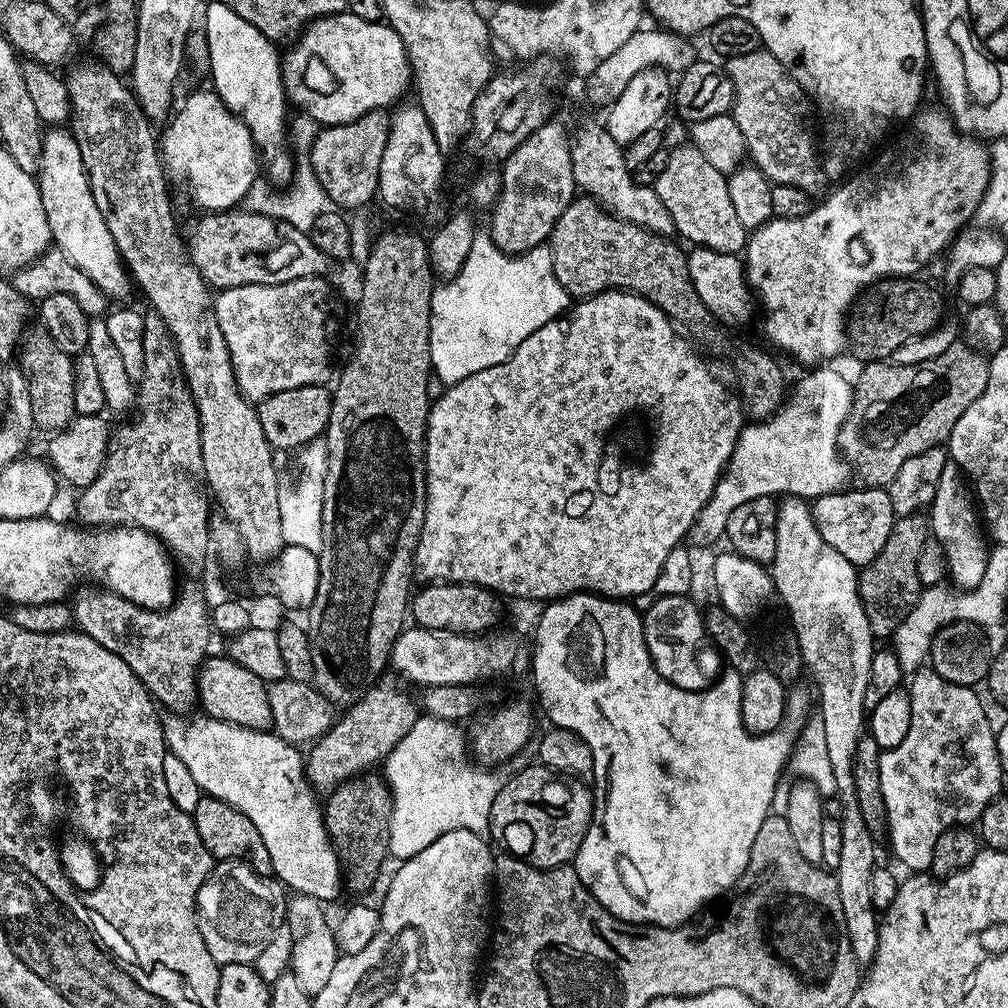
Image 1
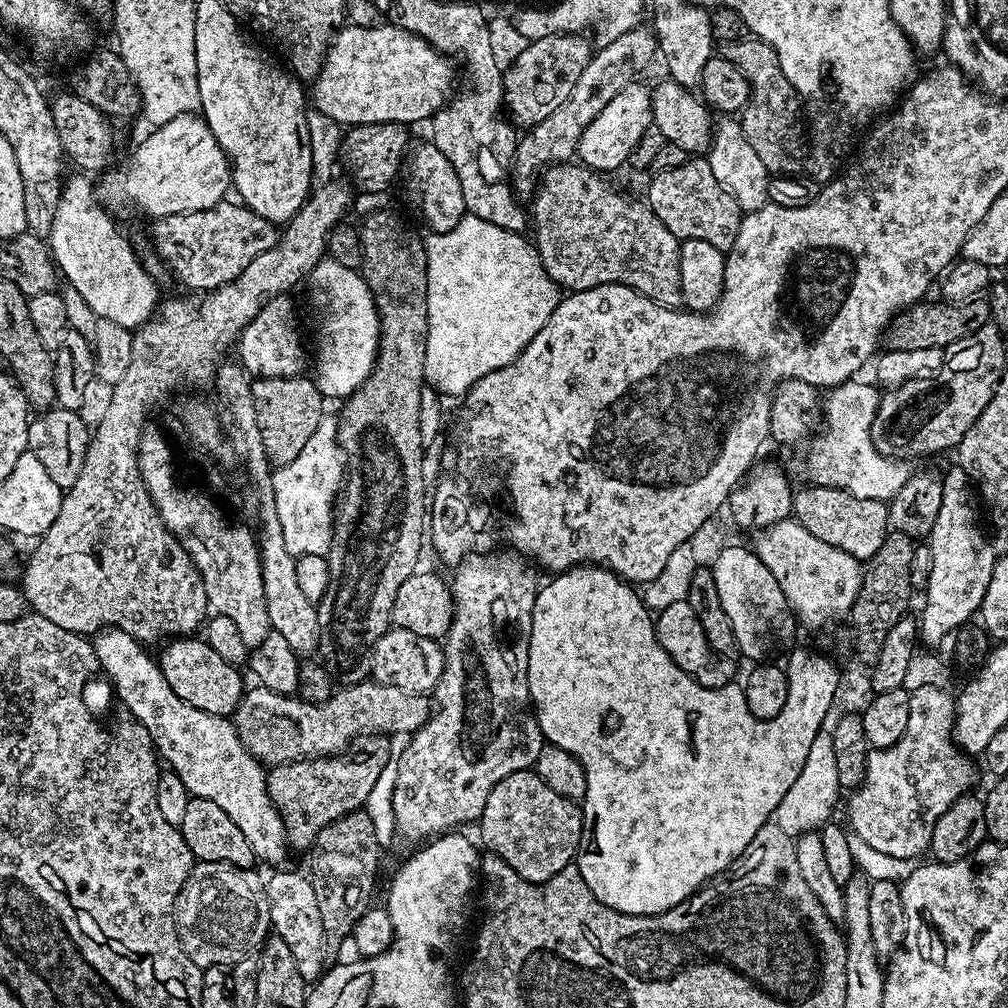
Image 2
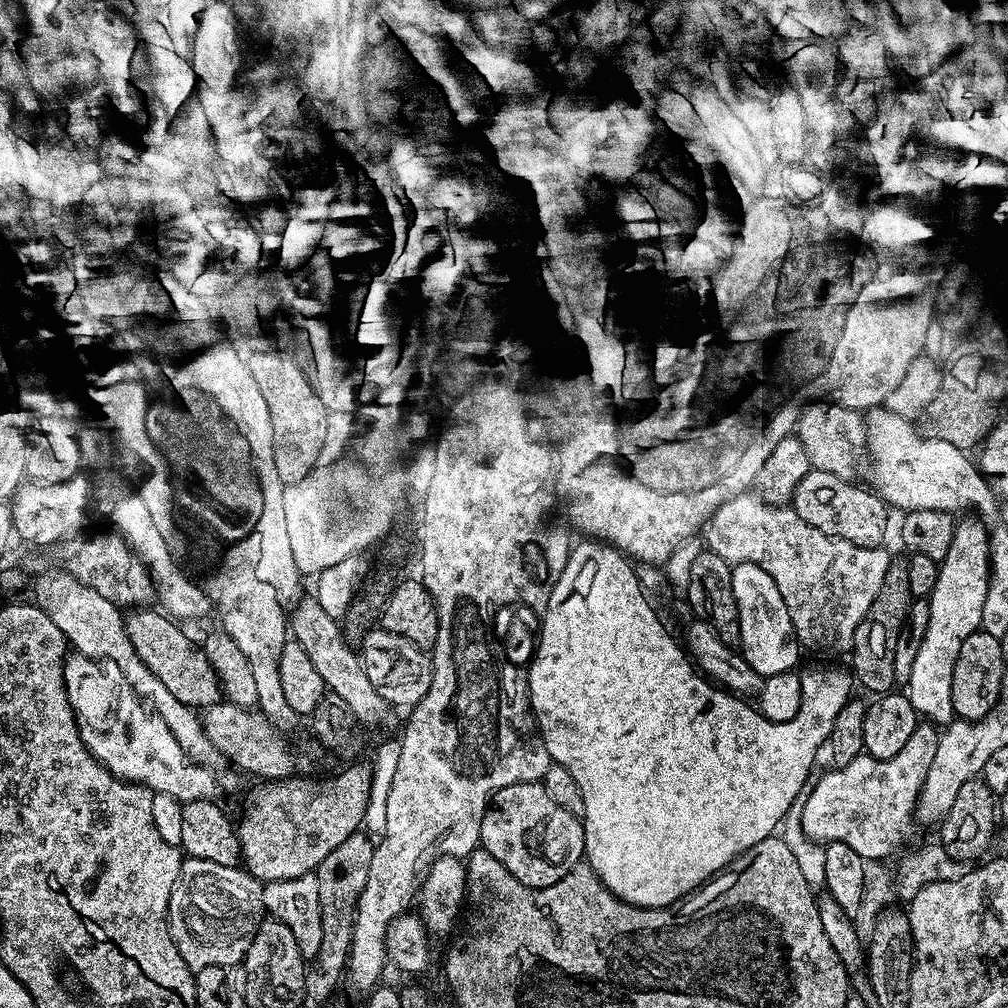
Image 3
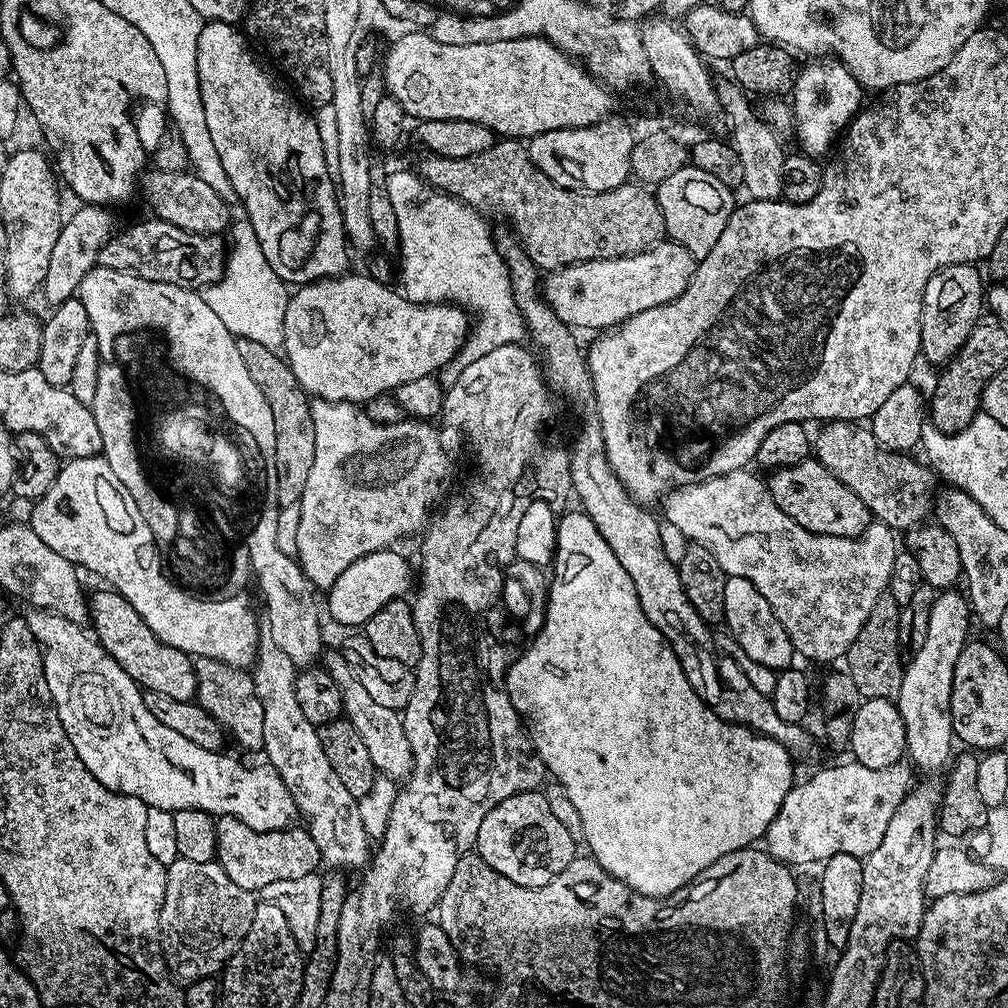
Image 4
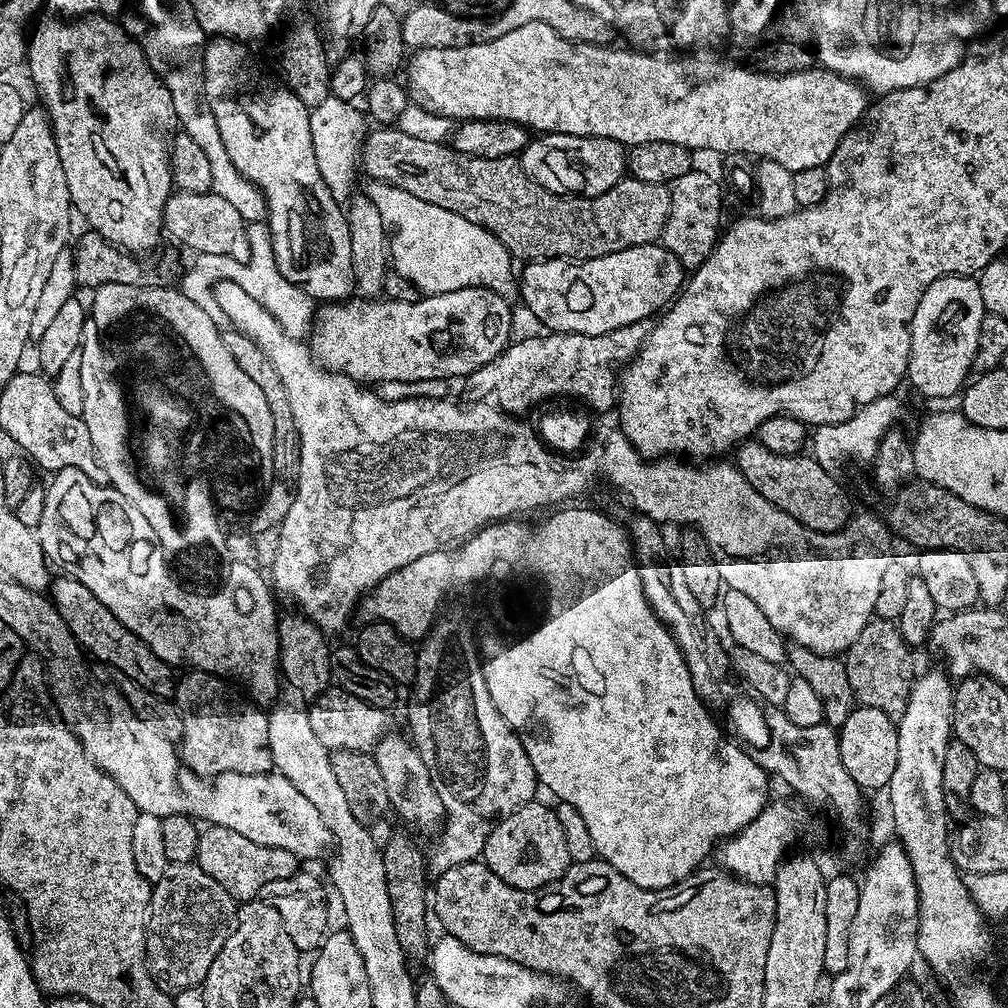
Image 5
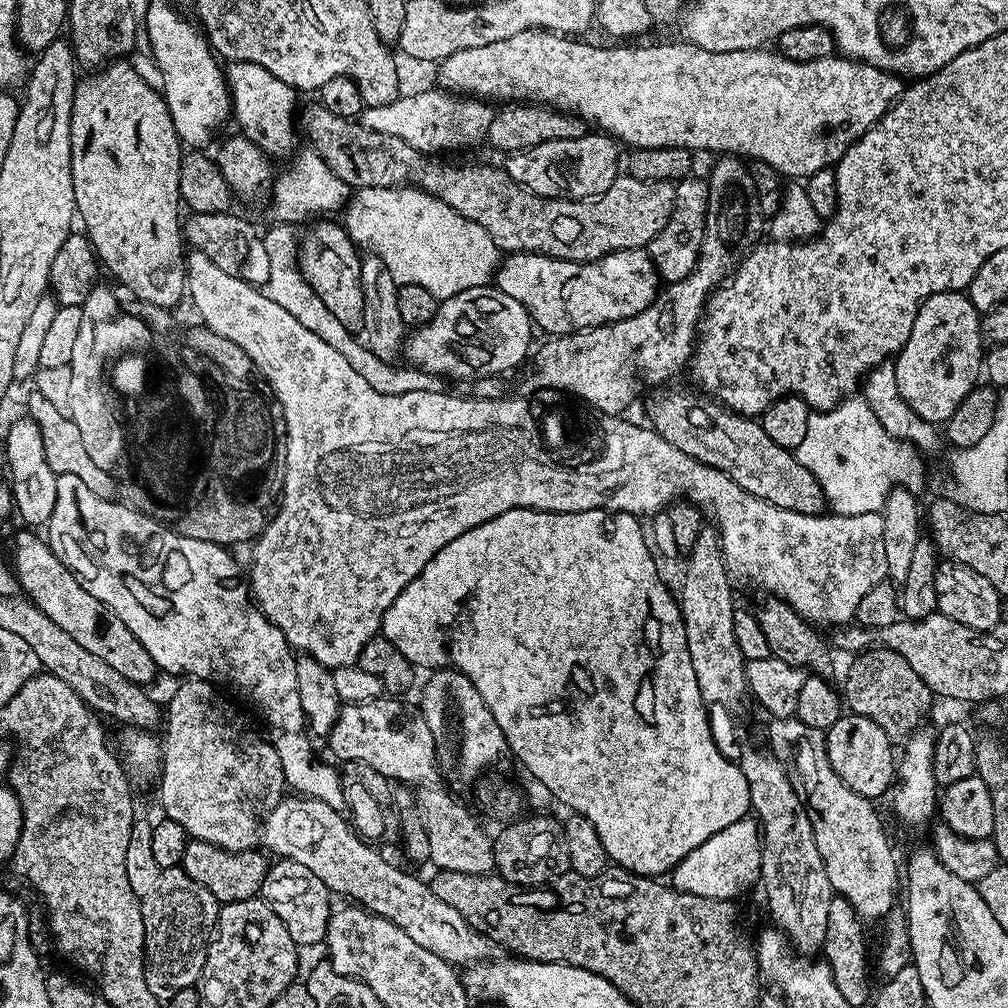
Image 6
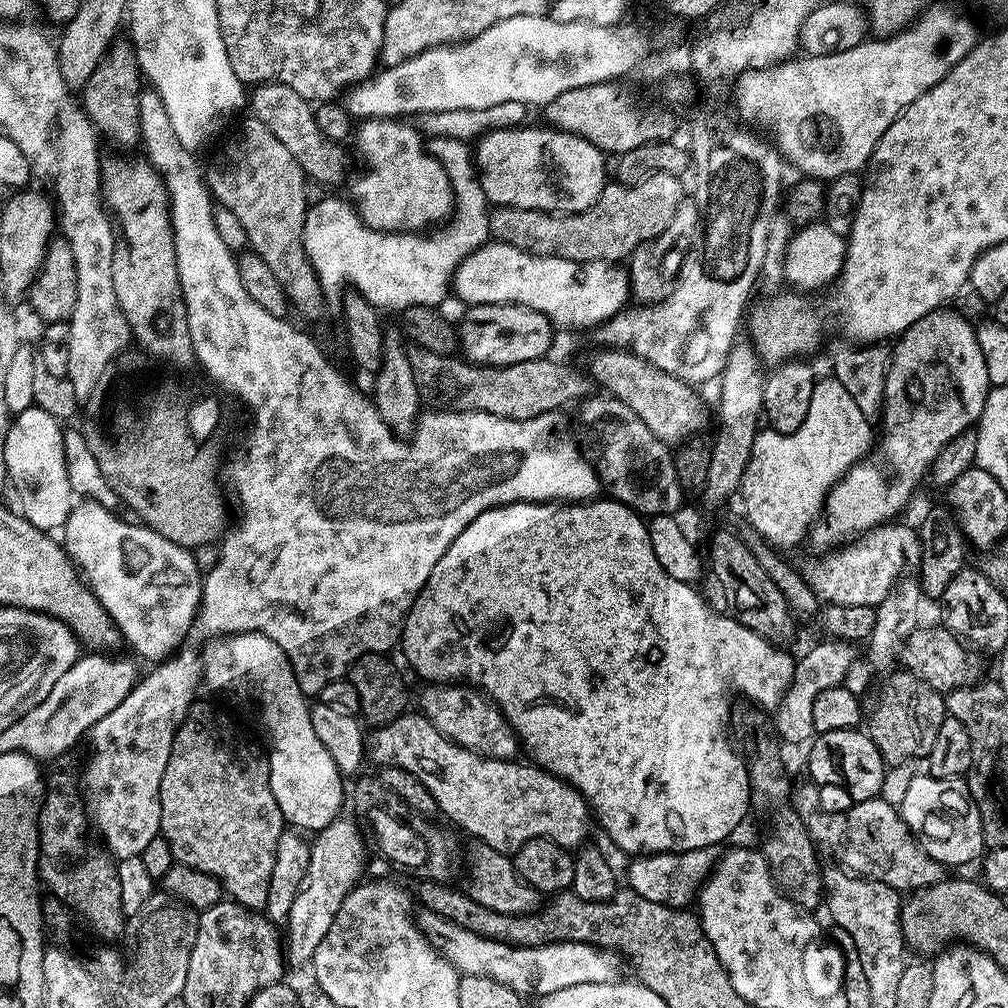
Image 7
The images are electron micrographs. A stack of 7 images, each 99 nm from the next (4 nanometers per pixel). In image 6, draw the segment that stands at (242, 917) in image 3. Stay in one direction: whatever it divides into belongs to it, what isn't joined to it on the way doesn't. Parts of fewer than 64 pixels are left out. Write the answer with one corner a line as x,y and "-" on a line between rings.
179,865
161,870
157,889
143,899
144,910
144,977
147,989
161,1002
179,990
195,987
204,974
205,954
220,916
220,901
201,883
190,879

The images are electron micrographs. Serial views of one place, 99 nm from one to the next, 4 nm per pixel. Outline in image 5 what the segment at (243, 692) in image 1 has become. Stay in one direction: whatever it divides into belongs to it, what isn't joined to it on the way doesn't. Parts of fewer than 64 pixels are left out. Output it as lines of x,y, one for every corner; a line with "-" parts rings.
71,578
64,580
53,579
50,584
50,599
55,604
58,614
66,622
66,626
72,632
73,638
85,653
93,652
104,664
117,668
119,674
125,680
138,682
146,690
150,690
159,696
171,697
174,692
173,669
150,646
141,642
122,621
82,586
82,582

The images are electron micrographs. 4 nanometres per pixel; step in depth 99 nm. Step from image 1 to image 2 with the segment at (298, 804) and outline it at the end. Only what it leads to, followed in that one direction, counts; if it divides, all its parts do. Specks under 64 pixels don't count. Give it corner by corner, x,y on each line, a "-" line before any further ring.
118,628
101,630
94,636
96,663
110,681
115,697
132,711
152,740
159,759
182,778
189,797
215,802
230,814
261,861
276,864
286,851
285,823
270,795
270,780
264,777
265,765
240,741
231,719
206,714
190,702
182,702
162,674
159,663
147,656
145,645

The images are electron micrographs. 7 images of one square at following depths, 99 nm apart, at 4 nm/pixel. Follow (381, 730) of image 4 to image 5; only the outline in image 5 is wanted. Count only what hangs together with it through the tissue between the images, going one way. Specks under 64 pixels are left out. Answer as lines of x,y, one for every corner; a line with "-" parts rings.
387,732
373,748
373,756
386,783
386,794
391,811
414,824
424,832
439,833
446,819
442,798
434,790
433,780
422,756
412,742
404,735

